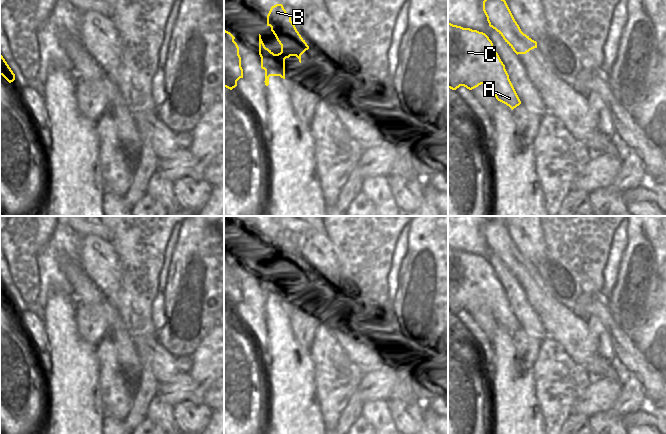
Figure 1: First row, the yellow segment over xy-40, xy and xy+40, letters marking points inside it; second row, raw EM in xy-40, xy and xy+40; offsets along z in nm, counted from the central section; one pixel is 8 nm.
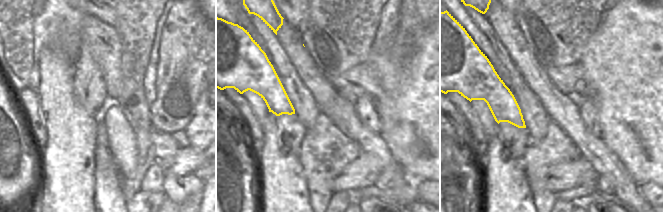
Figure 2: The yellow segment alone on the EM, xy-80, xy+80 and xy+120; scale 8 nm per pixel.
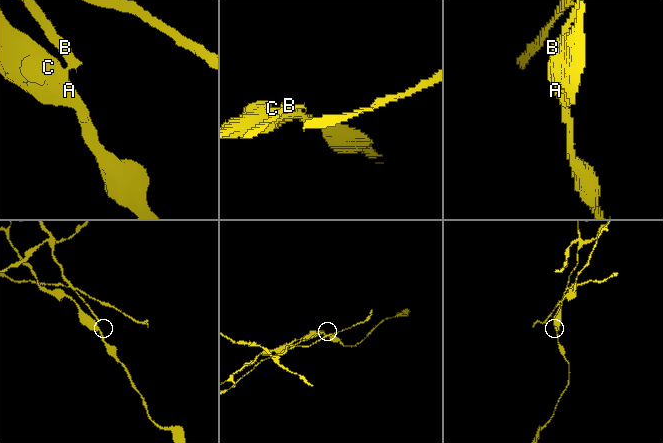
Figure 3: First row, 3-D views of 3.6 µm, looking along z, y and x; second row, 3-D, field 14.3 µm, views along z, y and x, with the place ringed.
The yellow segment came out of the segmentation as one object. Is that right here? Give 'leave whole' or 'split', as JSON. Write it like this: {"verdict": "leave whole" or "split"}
{"verdict": "split"}

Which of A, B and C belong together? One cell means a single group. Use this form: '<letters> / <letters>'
A C / B

